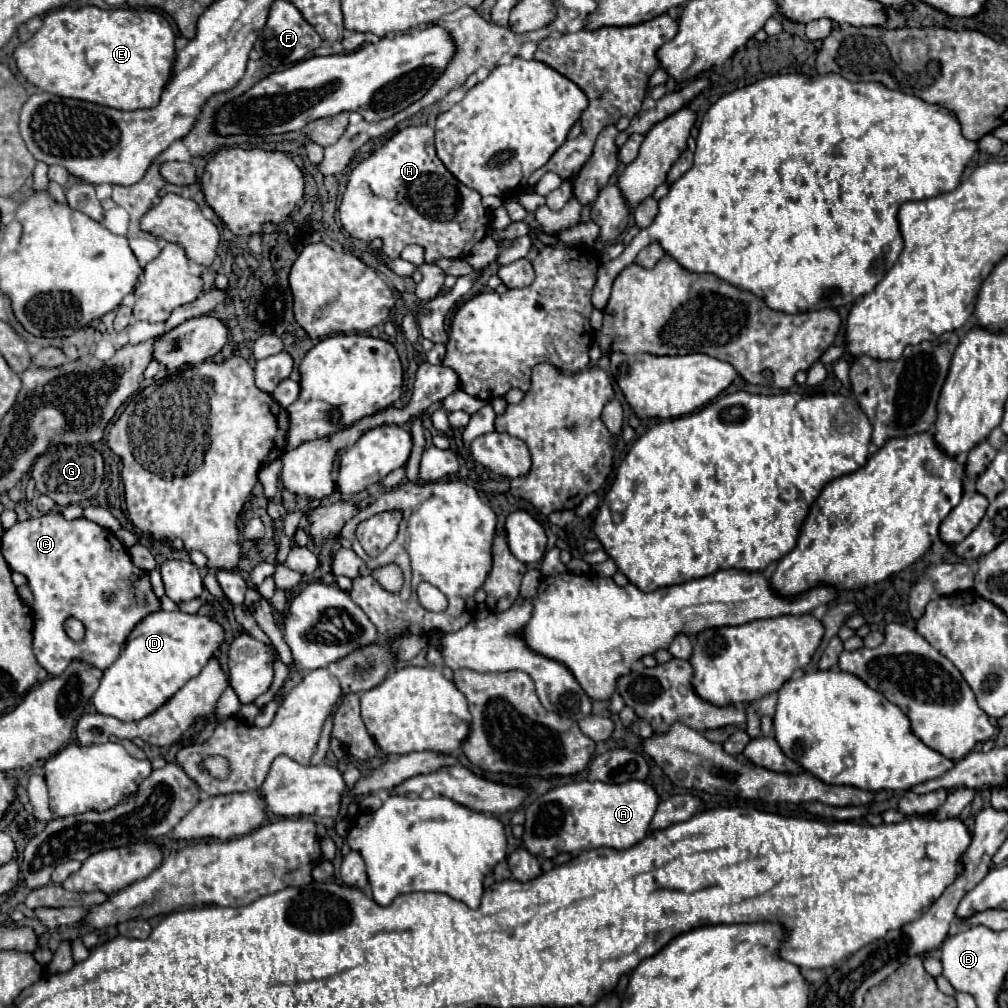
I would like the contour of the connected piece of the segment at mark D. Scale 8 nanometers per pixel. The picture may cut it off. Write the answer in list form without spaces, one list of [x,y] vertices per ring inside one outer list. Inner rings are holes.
[[[165,610],[147,614],[147,618],[143,618],[129,634],[117,662],[103,672],[101,684],[93,694],[97,712],[119,718],[123,722],[149,716],[161,704],[165,704],[187,680],[201,672],[221,642],[223,628],[211,618]]]

